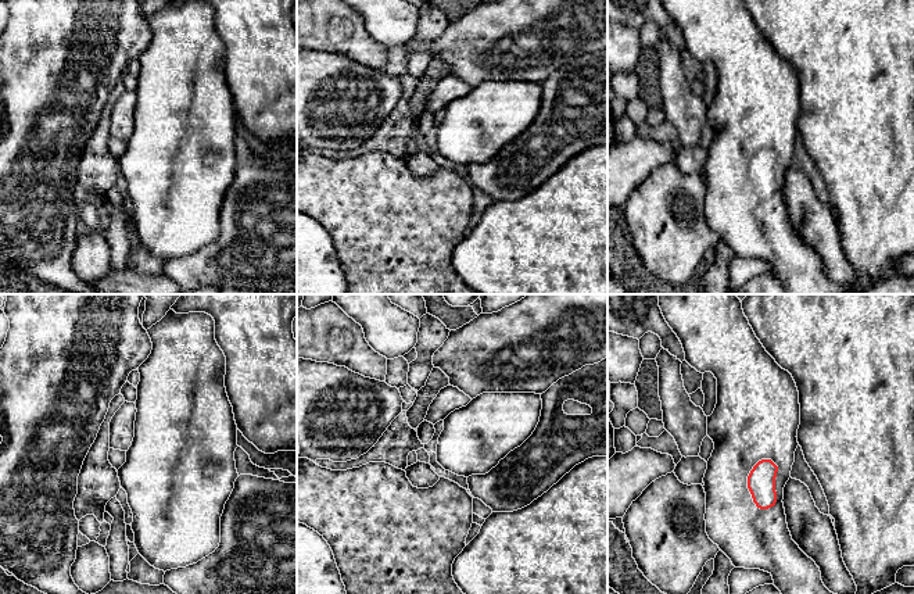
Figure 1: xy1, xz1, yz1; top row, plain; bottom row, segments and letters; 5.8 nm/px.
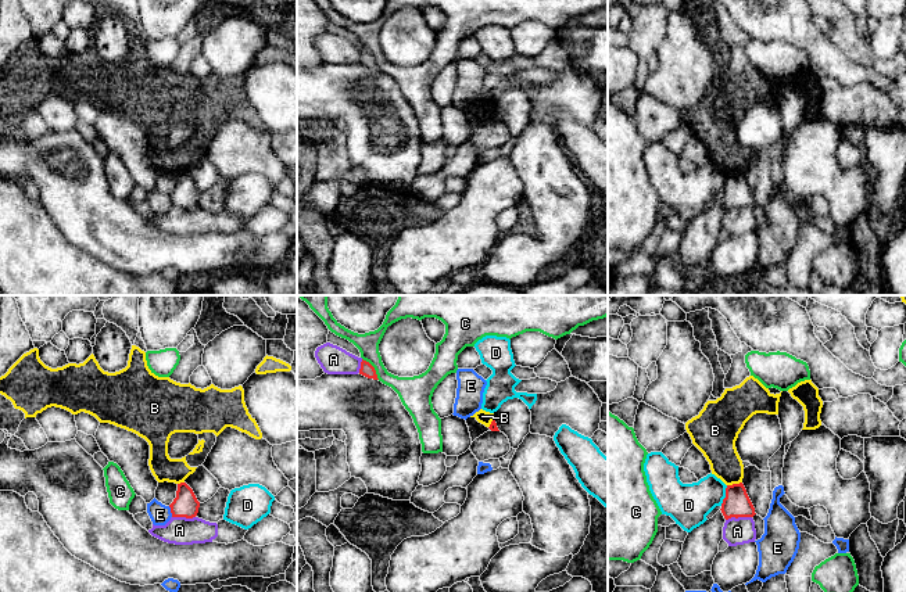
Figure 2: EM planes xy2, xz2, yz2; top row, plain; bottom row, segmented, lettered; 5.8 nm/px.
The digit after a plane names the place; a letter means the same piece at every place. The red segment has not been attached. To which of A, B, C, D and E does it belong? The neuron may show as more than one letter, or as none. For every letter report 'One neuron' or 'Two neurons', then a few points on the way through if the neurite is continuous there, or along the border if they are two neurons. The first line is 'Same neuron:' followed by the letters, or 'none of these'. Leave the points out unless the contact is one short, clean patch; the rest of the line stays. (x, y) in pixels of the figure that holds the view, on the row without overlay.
Same neuron: none of these
A: Two neurons
B: Two neurons. Boundary: yz2 (741, 171), (727, 175)
C: Two neurons
D: Two neurons. Boundary: yz2 (727, 175), (720, 194)
E: Two neurons. Boundary: xy2 (168, 196), (172, 205)

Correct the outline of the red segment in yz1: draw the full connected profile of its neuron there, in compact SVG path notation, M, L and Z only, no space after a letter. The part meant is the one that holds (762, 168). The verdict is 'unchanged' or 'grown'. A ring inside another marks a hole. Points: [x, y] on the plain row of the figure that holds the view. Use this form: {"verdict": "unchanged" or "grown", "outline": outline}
{"verdict": "grown", "outline": "M662 0L662 3L669 15L680 28L685 42L685 50L698 61L712 61L717 68L717 93L713 103L707 105L707 125L713 129L714 139L707 150L707 158L703 167L703 178L706 182L705 210L709 228L718 235L718 237L731 248L735 257L760 258L768 261L773 265L774 275L781 280L788 294L914 294L914 276L904 276L899 272L895 272L863 289L853 289L850 286L842 286L831 282L821 269L820 257L792 229L782 189L784 176L791 167L792 154L795 151L795 140L799 135L796 126L800 114L799 80L792 64L775 51L775 49L766 40L760 29L756 26L743 0Z"}

